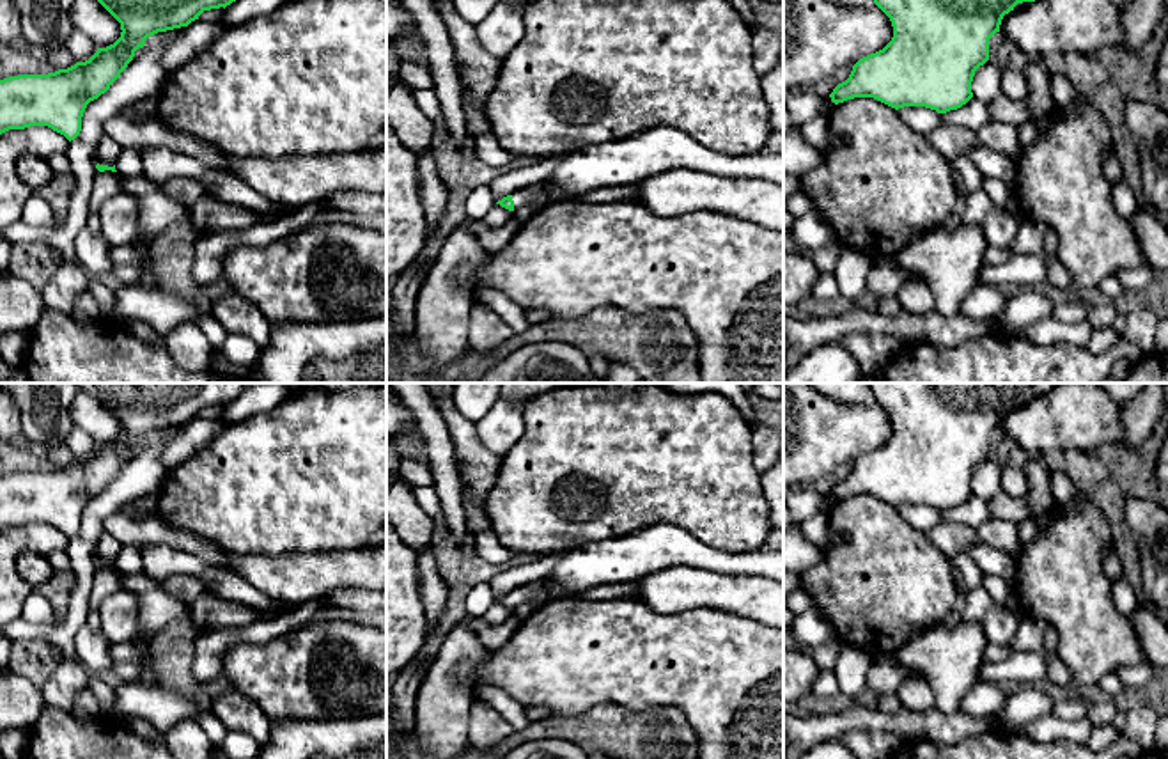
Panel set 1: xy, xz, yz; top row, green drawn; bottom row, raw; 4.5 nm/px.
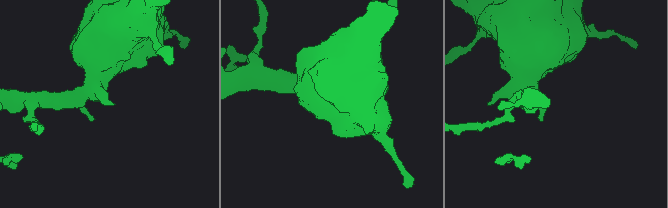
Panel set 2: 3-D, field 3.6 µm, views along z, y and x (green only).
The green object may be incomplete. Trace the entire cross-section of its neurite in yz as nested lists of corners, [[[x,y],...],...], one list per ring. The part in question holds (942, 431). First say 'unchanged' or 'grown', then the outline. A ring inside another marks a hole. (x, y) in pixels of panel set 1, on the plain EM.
unchanged; [[[867,383],[874,401],[890,415],[892,438],[860,456],[849,475],[829,491],[835,502],[874,495],[895,507],[925,504],[946,511],[971,495],[975,468],[989,458],[989,436],[1017,401],[1035,399],[1063,383]]]

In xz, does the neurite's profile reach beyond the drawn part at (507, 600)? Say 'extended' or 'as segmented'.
extended

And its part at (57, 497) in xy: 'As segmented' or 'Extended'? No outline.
As segmented

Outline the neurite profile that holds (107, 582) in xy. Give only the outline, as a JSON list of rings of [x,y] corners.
[[[105,567],[96,571],[92,591],[89,598],[89,606],[97,610],[99,605],[121,591],[121,576],[122,573],[119,569]]]

